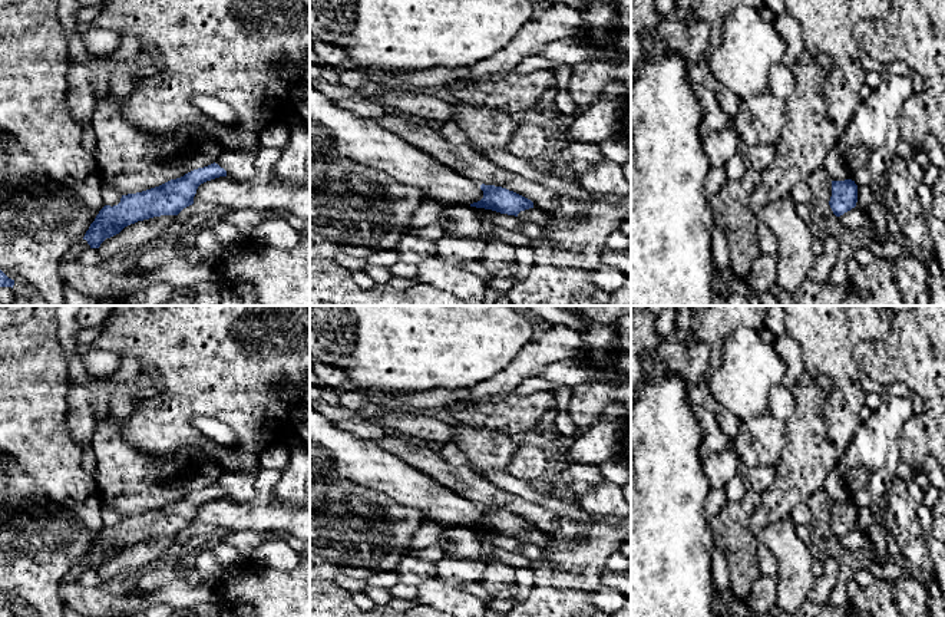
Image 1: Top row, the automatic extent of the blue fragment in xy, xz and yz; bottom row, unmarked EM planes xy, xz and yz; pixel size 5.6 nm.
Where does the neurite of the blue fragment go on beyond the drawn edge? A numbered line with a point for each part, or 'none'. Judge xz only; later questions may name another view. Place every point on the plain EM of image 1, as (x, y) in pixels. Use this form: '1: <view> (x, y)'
1: xz (535, 537)

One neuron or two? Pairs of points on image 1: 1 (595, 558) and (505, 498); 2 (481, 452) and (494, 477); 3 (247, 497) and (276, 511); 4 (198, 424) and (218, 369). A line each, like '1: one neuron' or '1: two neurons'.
1: one neuron
2: two neurons
3: two neurons
4: two neurons

